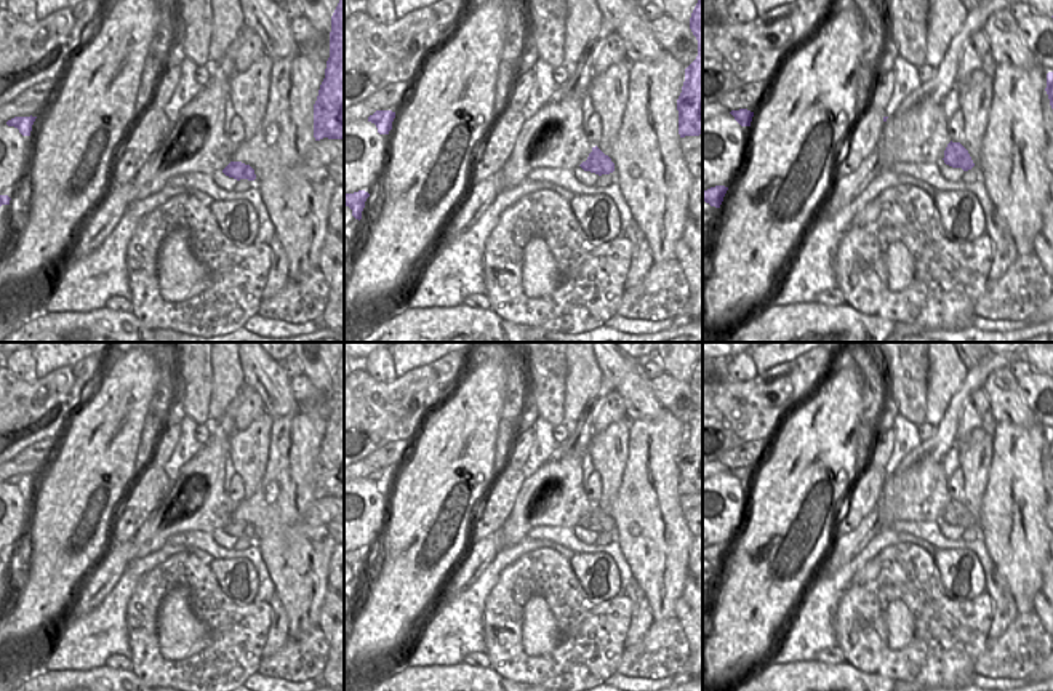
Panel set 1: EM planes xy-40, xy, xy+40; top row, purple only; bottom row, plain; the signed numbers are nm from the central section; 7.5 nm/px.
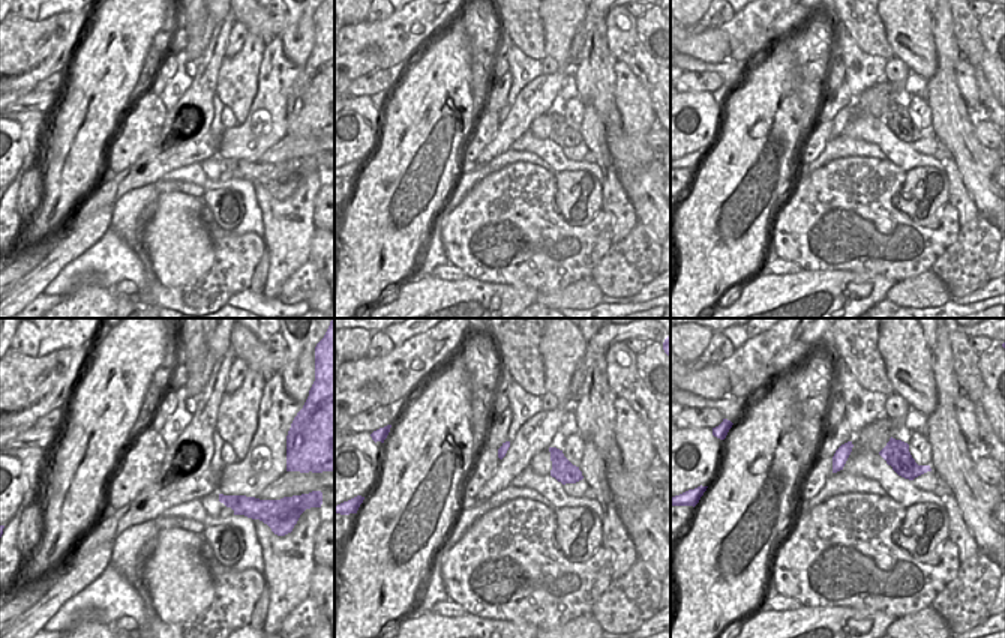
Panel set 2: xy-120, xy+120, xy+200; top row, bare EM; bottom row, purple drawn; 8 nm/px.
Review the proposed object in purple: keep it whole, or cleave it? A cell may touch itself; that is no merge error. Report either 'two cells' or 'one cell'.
two cells

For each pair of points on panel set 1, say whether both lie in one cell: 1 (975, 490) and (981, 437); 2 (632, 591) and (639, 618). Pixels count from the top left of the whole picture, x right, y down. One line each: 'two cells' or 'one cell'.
1: one cell
2: one cell

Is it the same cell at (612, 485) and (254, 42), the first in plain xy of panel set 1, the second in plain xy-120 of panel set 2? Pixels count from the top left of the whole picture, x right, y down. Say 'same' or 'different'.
same

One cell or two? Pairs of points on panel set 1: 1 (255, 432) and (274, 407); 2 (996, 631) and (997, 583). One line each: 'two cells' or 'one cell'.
1: two cells
2: one cell

